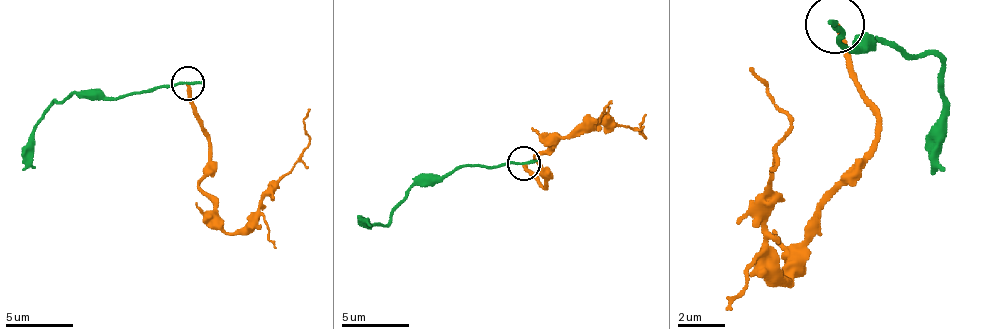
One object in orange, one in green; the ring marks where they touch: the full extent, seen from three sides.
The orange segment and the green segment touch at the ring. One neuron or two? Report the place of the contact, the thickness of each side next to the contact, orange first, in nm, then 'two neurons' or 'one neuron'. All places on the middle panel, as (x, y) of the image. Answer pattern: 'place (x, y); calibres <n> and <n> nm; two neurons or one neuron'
place (524, 163); calibres 240 and 240 nm; two neurons

